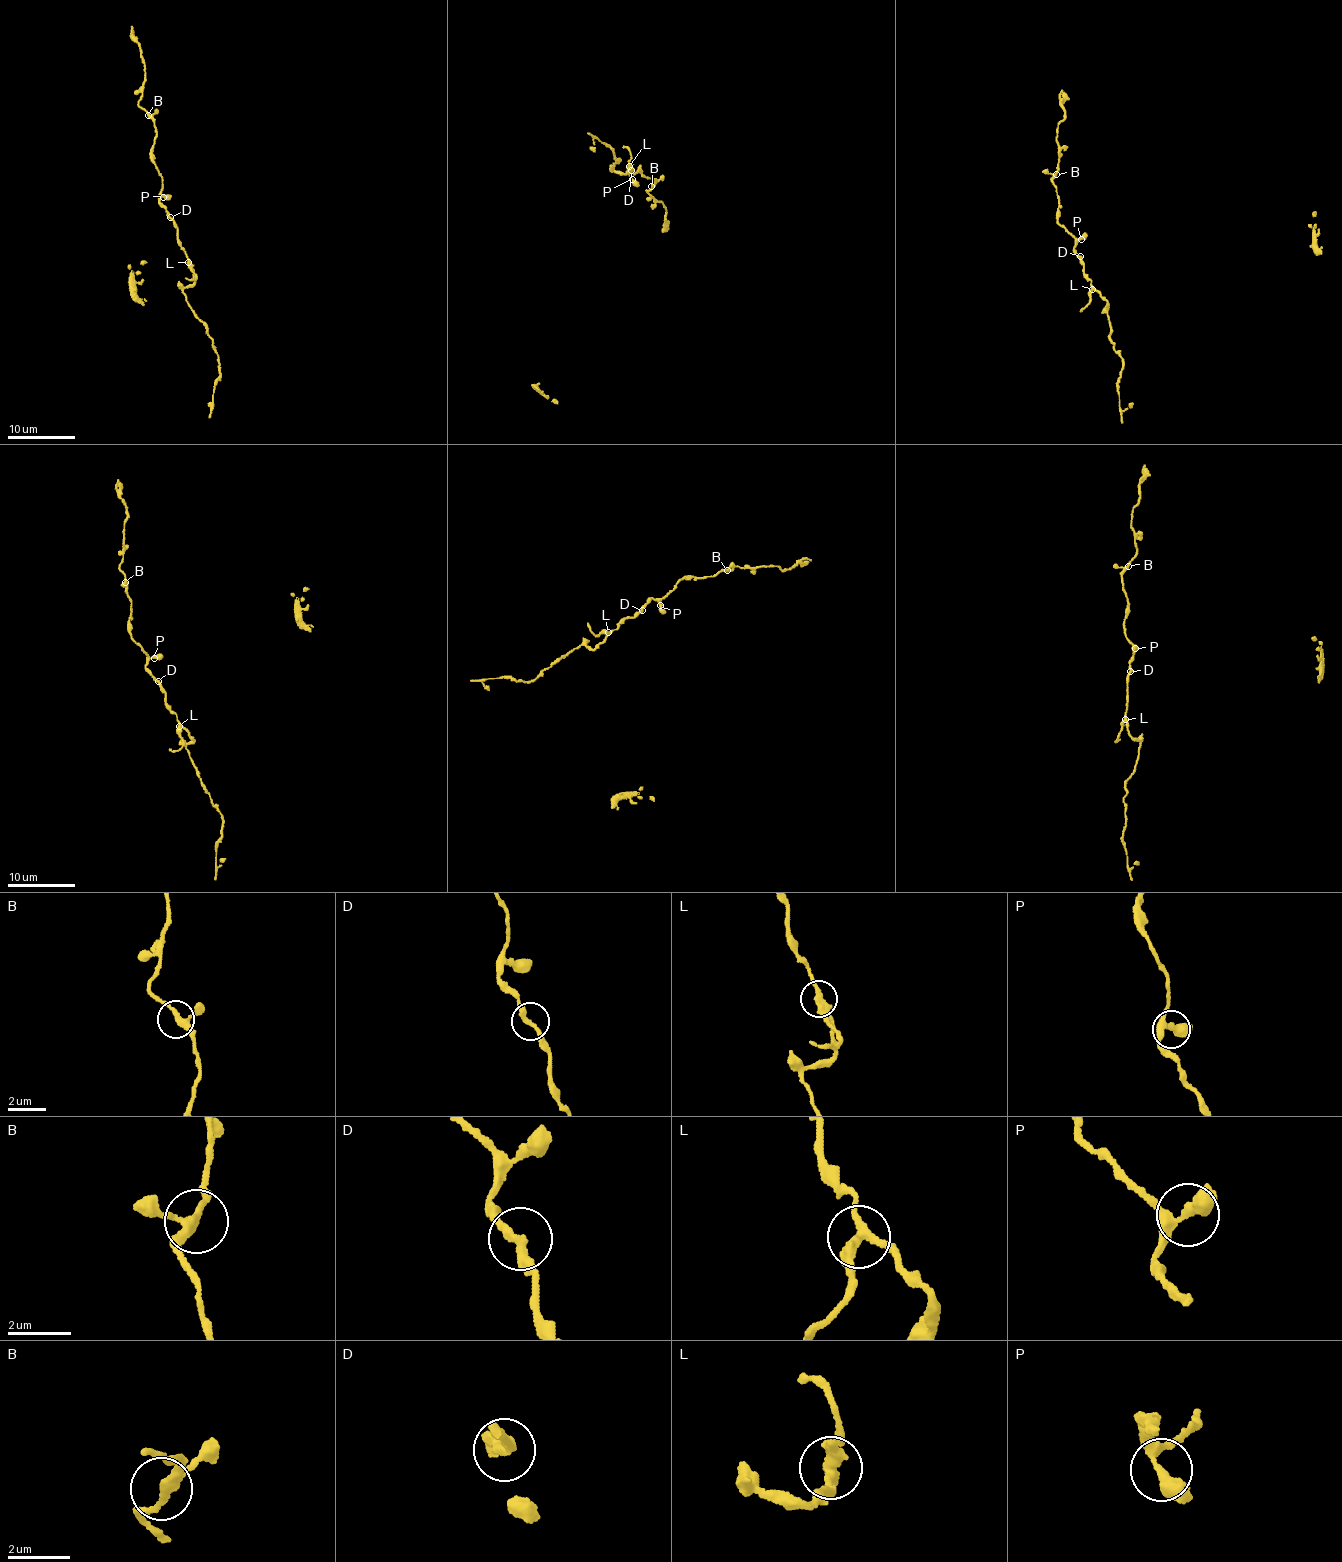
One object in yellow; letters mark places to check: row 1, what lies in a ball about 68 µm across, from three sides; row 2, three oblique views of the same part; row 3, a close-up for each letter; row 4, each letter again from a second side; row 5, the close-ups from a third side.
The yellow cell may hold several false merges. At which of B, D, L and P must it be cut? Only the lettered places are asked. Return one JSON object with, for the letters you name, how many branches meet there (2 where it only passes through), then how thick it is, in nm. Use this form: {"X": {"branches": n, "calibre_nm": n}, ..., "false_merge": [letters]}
{"L": {"branches": 3, "calibre_nm": 280}, "false_merge": ["L"]}

